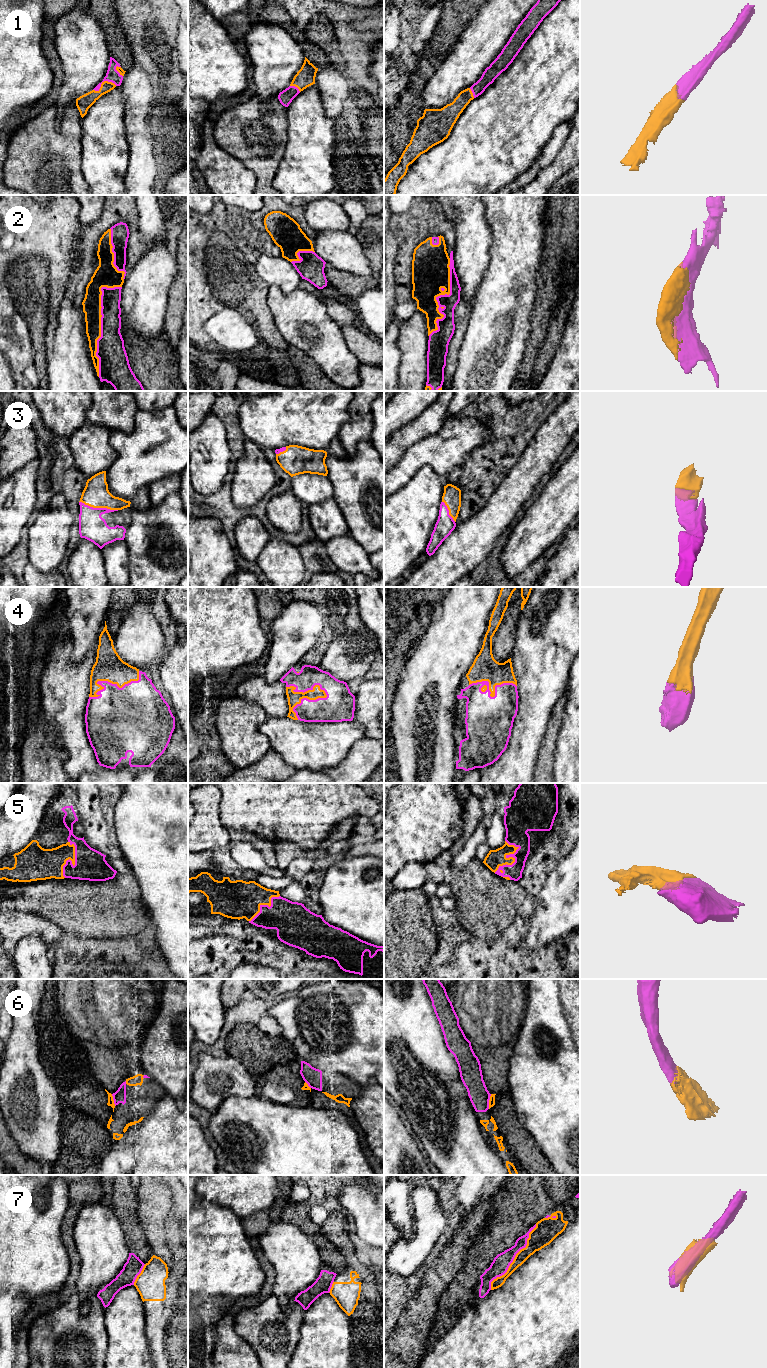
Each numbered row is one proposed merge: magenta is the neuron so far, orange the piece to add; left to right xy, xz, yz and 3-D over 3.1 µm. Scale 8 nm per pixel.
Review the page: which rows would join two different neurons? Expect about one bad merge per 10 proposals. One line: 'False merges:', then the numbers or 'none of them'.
False merges: 7

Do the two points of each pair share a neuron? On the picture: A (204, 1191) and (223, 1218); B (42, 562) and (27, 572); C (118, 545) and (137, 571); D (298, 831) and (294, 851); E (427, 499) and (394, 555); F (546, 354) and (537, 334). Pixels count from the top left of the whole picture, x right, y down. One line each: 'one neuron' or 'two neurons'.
A: two neurons
B: two neurons
C: two neurons
D: two neurons
E: one neuron
F: two neurons

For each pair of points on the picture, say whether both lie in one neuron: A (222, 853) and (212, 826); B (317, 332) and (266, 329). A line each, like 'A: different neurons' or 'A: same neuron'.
A: different neurons
B: different neurons

